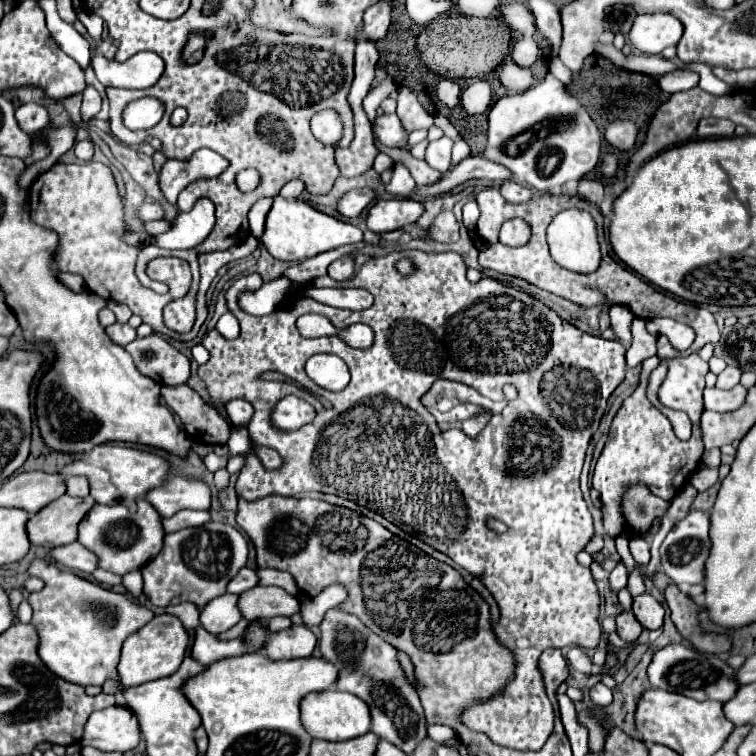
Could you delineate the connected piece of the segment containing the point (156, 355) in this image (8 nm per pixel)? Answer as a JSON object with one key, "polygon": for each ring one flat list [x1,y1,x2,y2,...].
{"polygon":[[159,334,135,338,125,346,137,370,159,384,185,384,189,378,189,358]]}

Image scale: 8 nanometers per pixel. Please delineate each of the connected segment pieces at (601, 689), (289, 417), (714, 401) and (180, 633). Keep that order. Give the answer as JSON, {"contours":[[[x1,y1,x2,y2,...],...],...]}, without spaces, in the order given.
{"contours":[[[601,682,595,684,591,690,589,690,589,698,595,706,609,706,613,696,611,696,611,690,607,686,603,686]],[[289,394,275,404,271,414,271,426,287,432,301,428,303,424,309,424,313,418,315,418,315,408,303,398]],[[743,384,733,386,731,390,717,390,717,388,705,388,705,408,715,410,715,412,731,412,741,408,745,402,747,388]],[[171,614,155,616,141,630,131,634,123,644,121,660,117,664,121,688,133,688,133,686,139,686,139,684,145,684,151,680,159,680,159,678,173,674,179,668,179,664,183,662,187,644,189,644,189,636,187,636,187,630,183,628,179,618,175,618]]]}

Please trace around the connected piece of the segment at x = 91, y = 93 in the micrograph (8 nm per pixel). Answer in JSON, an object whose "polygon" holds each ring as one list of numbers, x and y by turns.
{"polygon":[[87,86,83,92,83,106,81,106,81,114,85,120,91,120,101,108,101,96,97,96,97,90,93,86]]}

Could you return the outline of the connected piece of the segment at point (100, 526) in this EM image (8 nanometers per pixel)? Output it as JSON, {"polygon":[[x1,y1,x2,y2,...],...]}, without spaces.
{"polygon":[[137,500,135,512,131,512,121,504,117,506,95,504,93,510,87,512,85,520,81,520,79,524,77,542,85,544,85,548,89,548,97,556,99,568,109,570,117,576,125,576,127,572,143,568,149,558,159,554,163,536,165,532,161,530,161,518,157,510,147,500]]}

